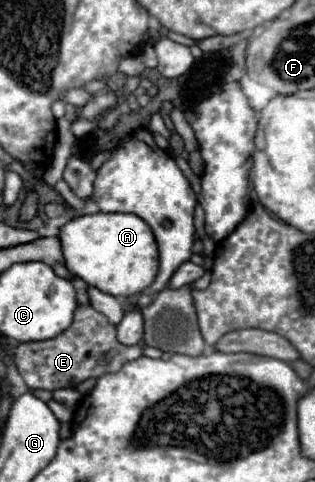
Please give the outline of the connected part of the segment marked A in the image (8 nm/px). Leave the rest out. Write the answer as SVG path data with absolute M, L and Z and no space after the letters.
M87 214L69 220L61 230L65 266L89 286L113 296L139 294L151 286L159 270L157 242L149 226L135 214Z

